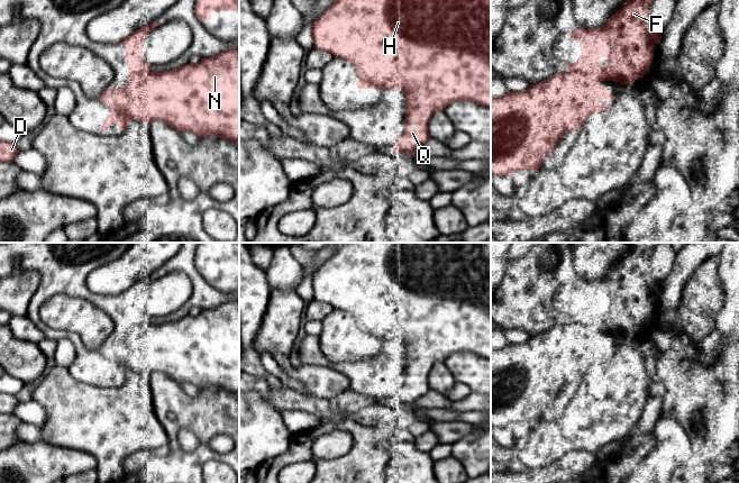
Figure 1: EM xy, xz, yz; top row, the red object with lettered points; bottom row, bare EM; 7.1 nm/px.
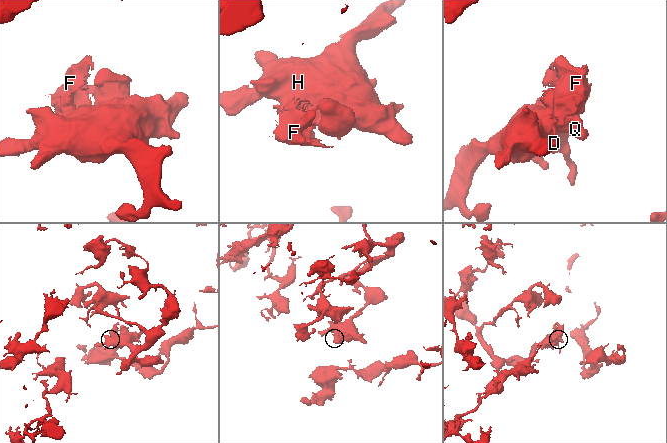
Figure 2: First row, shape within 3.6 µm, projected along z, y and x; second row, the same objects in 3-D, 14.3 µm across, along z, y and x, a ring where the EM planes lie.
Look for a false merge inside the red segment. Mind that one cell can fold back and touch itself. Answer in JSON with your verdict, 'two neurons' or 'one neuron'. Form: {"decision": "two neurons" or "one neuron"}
{"decision": "two neurons"}

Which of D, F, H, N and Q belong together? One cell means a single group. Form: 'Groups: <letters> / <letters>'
Groups: D H N Q / F

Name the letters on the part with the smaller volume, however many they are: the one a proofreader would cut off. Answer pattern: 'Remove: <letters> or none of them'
Remove: F

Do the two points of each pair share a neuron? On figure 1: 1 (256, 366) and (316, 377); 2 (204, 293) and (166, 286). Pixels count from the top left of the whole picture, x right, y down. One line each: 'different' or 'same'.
1: different
2: different

